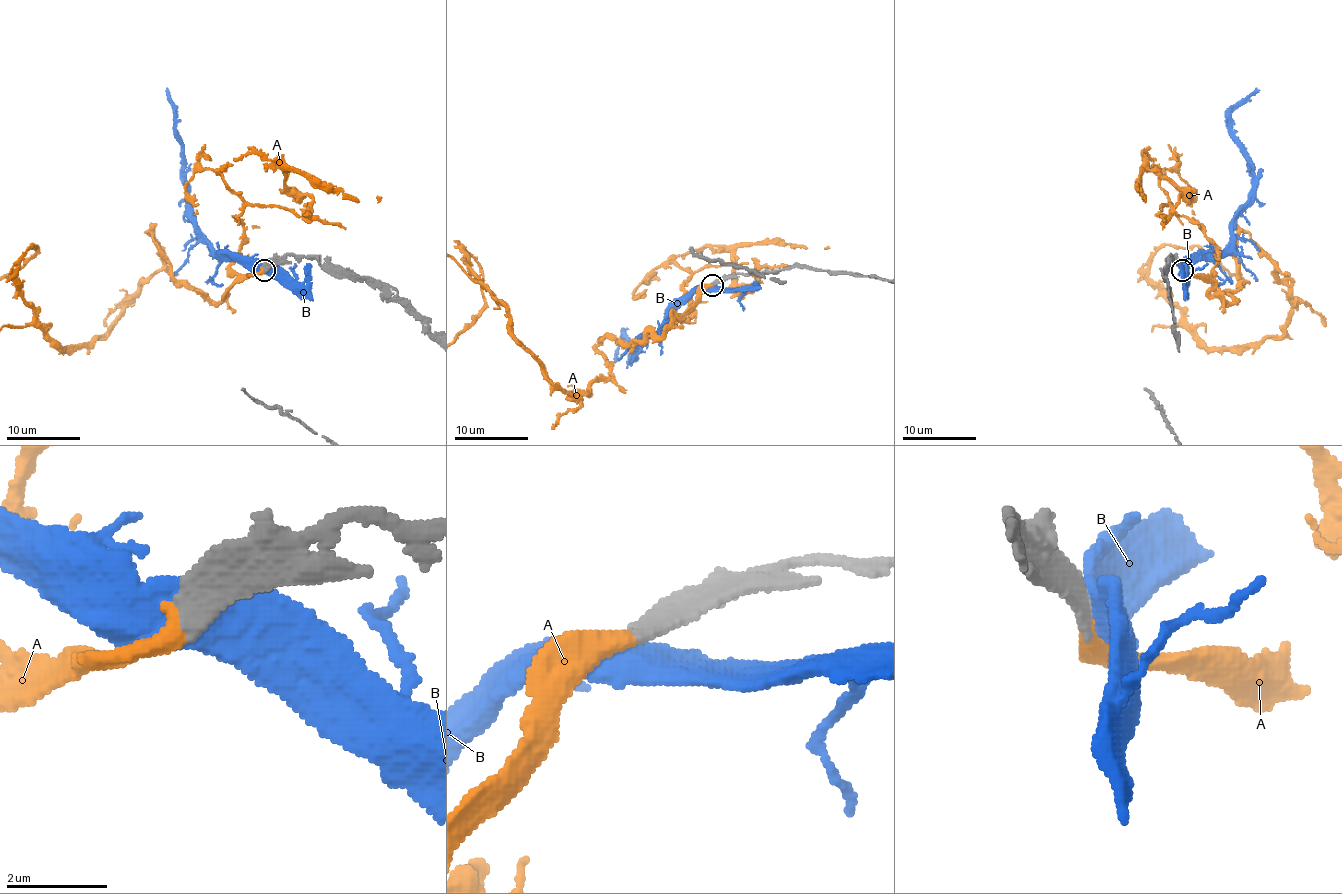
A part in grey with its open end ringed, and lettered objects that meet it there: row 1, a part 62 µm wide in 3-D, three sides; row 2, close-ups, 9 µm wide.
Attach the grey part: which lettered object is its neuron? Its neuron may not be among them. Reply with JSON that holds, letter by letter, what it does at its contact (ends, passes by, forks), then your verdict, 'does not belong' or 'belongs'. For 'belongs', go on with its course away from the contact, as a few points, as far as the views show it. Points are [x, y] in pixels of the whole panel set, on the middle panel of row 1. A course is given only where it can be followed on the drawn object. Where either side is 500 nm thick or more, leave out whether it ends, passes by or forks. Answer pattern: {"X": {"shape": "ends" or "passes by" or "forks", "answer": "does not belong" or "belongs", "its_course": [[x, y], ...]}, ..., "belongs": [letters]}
{"A": {"shape": "ends", "answer": "belongs", "its_course": [[711, 285], [662, 335], [605, 337], [610, 377], [571, 394], [464, 250], [485, 302]]}, "B": {"answer": "does not belong"}, "belongs": ["A"]}

